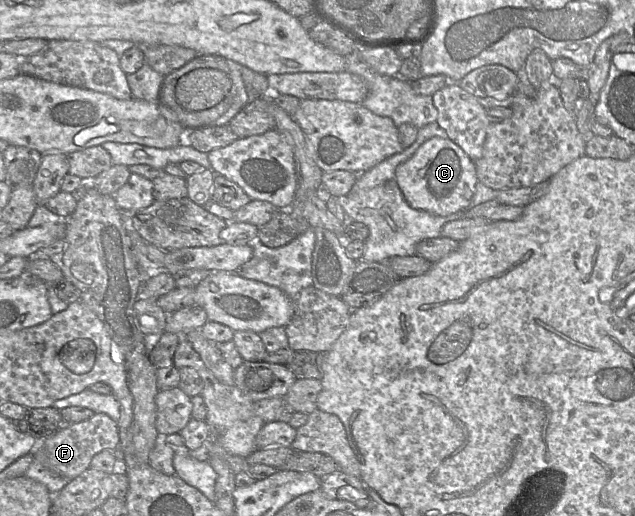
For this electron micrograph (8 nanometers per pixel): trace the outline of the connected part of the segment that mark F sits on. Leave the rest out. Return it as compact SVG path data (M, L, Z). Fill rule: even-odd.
M95 413L88 420L63 425L56 433L39 442L34 459L41 462L52 473L73 480L90 468L93 457L103 450L119 448L120 439L117 422L104 413Z

